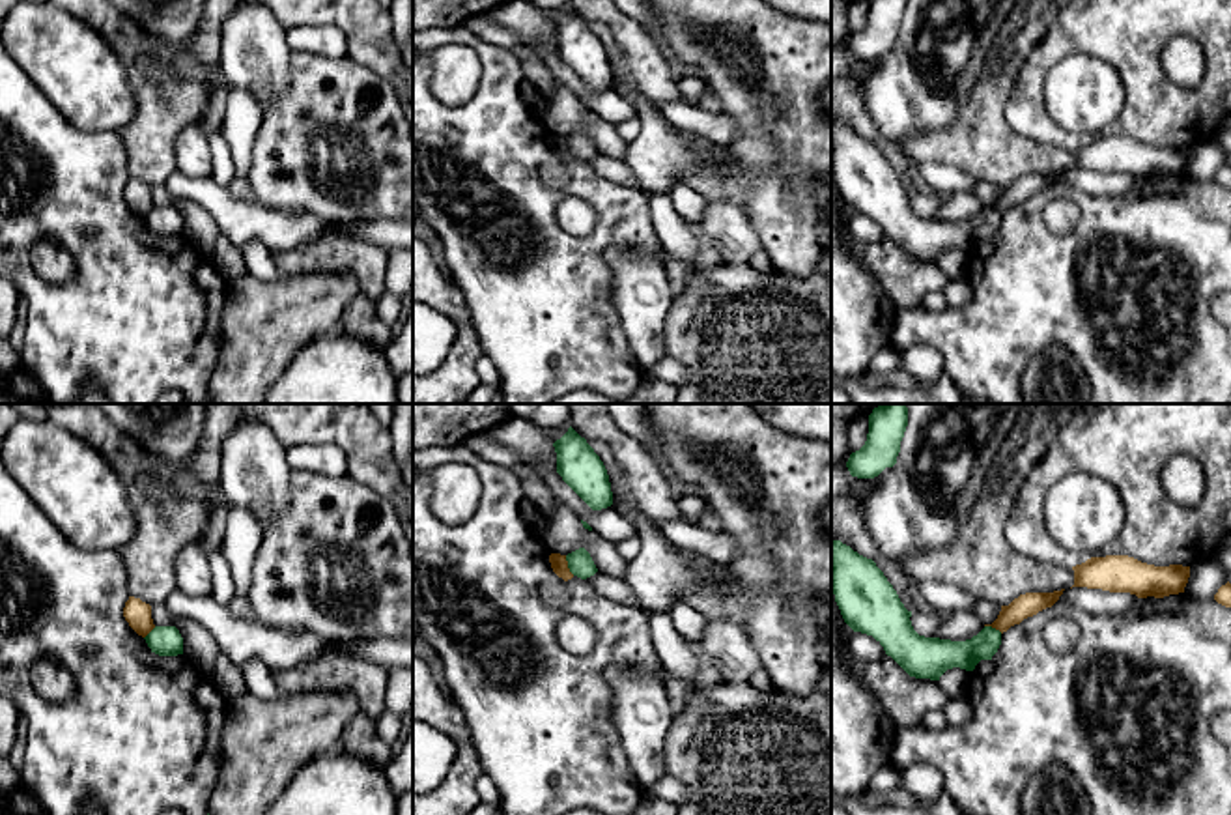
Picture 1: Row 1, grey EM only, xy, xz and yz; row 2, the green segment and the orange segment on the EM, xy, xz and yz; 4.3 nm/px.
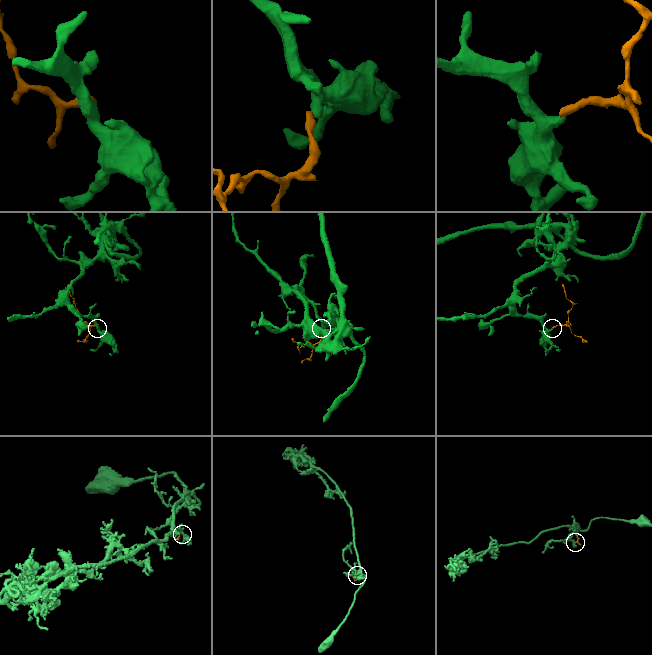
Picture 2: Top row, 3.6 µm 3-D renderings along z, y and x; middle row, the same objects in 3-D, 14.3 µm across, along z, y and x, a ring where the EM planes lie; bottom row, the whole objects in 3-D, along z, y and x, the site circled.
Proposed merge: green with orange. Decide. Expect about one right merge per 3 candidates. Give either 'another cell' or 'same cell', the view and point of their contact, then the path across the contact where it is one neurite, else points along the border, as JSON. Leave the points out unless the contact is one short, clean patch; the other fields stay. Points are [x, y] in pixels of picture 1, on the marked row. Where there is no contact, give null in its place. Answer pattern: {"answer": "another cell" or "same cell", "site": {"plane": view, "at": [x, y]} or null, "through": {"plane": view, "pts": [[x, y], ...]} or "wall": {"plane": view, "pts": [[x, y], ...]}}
{"answer": "another cell", "site": {"plane": "xz", "at": [568, 565]}, "wall": {"plane": "xz", "pts": [[565, 556], [566, 567], [574, 574]]}}

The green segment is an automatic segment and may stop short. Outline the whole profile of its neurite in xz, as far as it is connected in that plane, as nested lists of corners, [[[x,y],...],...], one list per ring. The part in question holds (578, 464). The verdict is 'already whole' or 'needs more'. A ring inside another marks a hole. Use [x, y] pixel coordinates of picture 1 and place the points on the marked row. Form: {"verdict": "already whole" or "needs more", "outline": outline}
{"verdict": "already whole", "outline": [[[572,426],[553,443],[557,473],[592,508],[613,505],[607,469],[594,449]]]}

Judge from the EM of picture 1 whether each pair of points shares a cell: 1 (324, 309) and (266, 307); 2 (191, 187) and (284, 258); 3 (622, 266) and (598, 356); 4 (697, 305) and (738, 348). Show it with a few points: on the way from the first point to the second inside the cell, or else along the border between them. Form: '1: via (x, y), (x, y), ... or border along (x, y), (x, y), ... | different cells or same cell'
1: via (309, 309), (281, 309) | same cell
2: border along (318, 240), (273, 255) | different cells
3: border along (604, 260), (611, 277), (611, 305), (630, 344) | different cells
4: via (708, 316), (729, 337) | same cell

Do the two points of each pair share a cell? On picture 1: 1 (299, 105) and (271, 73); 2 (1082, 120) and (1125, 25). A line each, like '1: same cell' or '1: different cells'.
1: different cells
2: different cells

